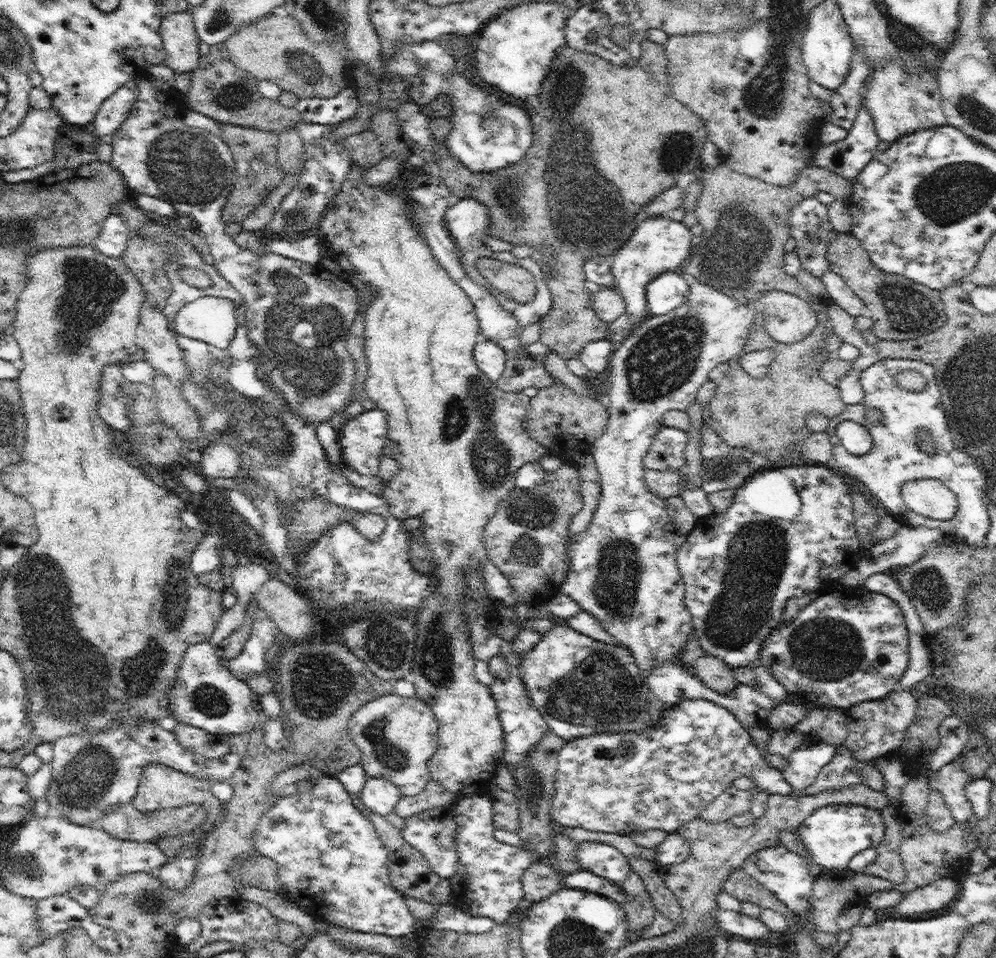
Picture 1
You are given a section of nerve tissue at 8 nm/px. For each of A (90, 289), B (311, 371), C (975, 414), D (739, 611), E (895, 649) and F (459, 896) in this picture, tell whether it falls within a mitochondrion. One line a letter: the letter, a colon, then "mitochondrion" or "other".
A: mitochondrion
B: mitochondrion
C: mitochondrion
D: mitochondrion
E: other
F: other

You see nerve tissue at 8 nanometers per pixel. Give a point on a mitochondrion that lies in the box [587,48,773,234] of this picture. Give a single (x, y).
(676, 151)

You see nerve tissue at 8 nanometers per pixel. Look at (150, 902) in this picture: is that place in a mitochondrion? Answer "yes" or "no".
yes

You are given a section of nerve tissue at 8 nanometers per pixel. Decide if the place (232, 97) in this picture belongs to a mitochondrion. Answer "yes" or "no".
yes

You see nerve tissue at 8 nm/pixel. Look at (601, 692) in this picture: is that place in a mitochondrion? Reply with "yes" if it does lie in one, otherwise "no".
yes

